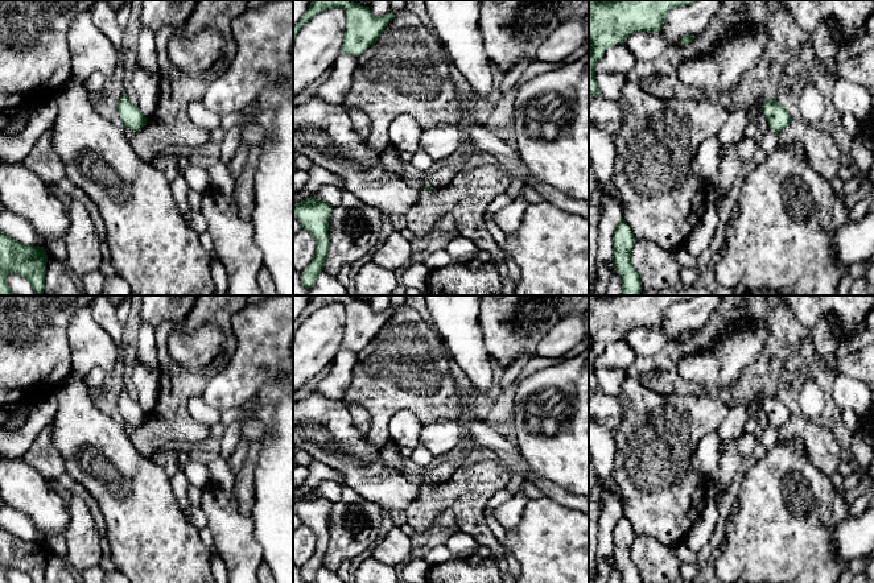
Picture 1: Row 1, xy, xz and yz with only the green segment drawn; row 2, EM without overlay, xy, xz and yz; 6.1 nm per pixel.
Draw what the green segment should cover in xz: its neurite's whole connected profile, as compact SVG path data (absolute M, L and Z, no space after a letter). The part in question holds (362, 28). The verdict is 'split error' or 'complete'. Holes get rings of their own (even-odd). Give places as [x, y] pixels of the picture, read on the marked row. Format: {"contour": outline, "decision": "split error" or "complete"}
{"contour": "M314 0L293 26L293 44L302 26L318 13L333 8L341 8L346 13L346 30L341 54L355 57L359 57L374 45L388 22L395 17L392 12L384 16L374 16L368 7L353 3L351 0Z", "decision": "complete"}

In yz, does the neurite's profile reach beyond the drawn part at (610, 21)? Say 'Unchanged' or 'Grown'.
Unchanged

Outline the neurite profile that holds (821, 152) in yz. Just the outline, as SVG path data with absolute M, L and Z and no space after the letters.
M791 120L778 132L778 137L778 148L801 144L811 168L829 182L838 177L838 170L844 166L841 153L828 133L804 121Z

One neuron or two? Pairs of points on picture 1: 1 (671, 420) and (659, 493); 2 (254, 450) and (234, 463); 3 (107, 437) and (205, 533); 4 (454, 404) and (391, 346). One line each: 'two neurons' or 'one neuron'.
1: one neuron
2: two neurons
3: two neurons
4: one neuron

